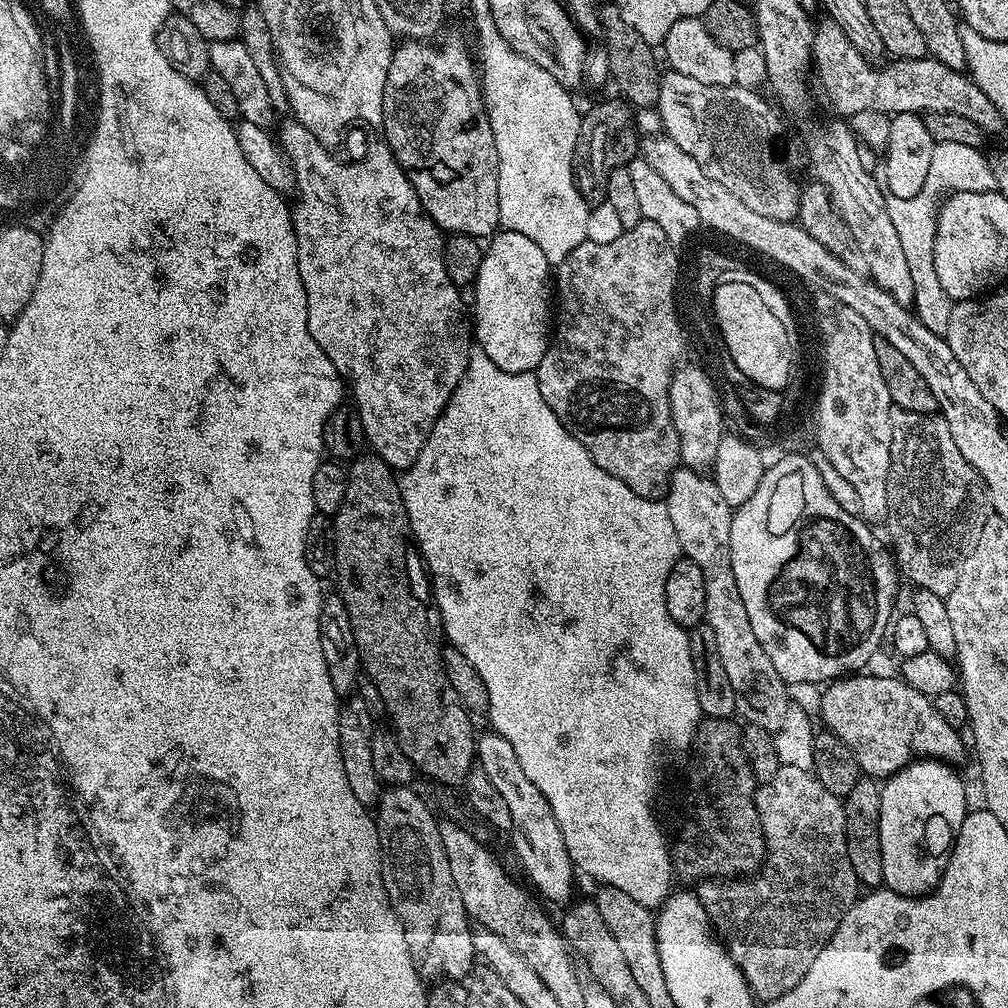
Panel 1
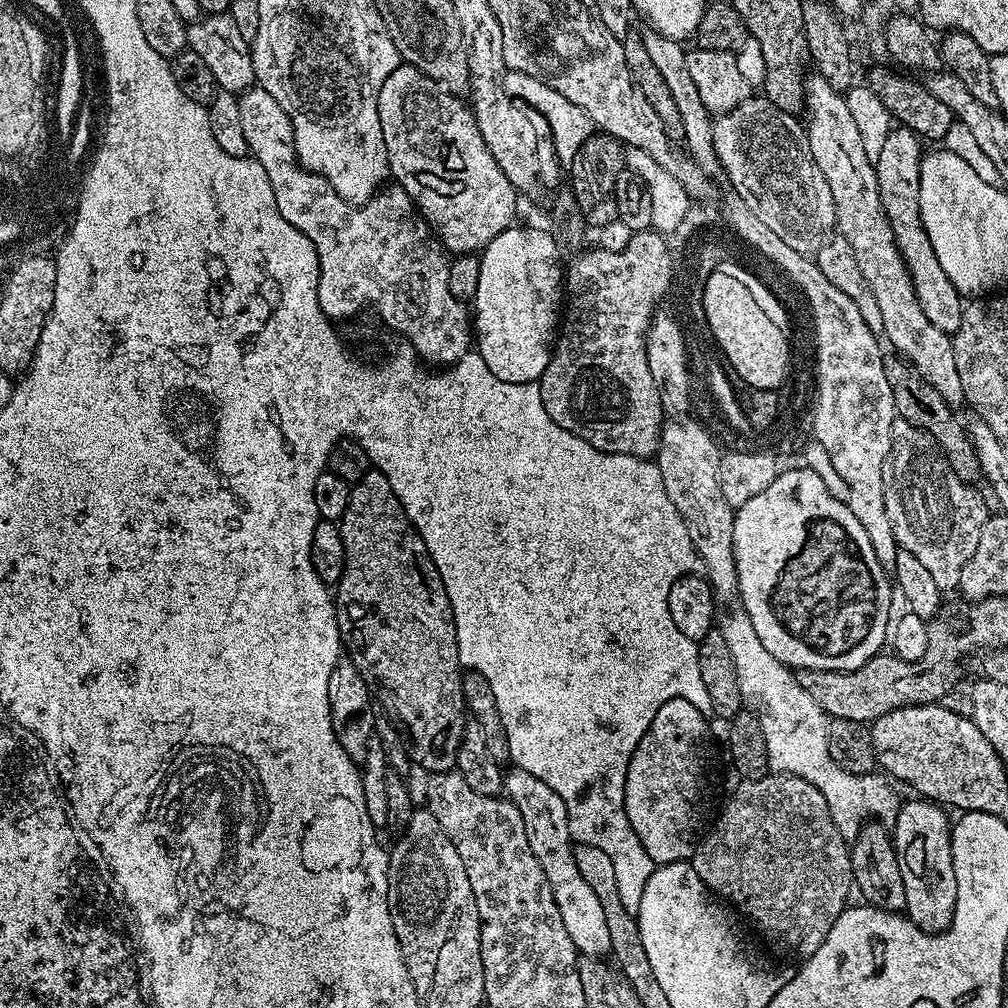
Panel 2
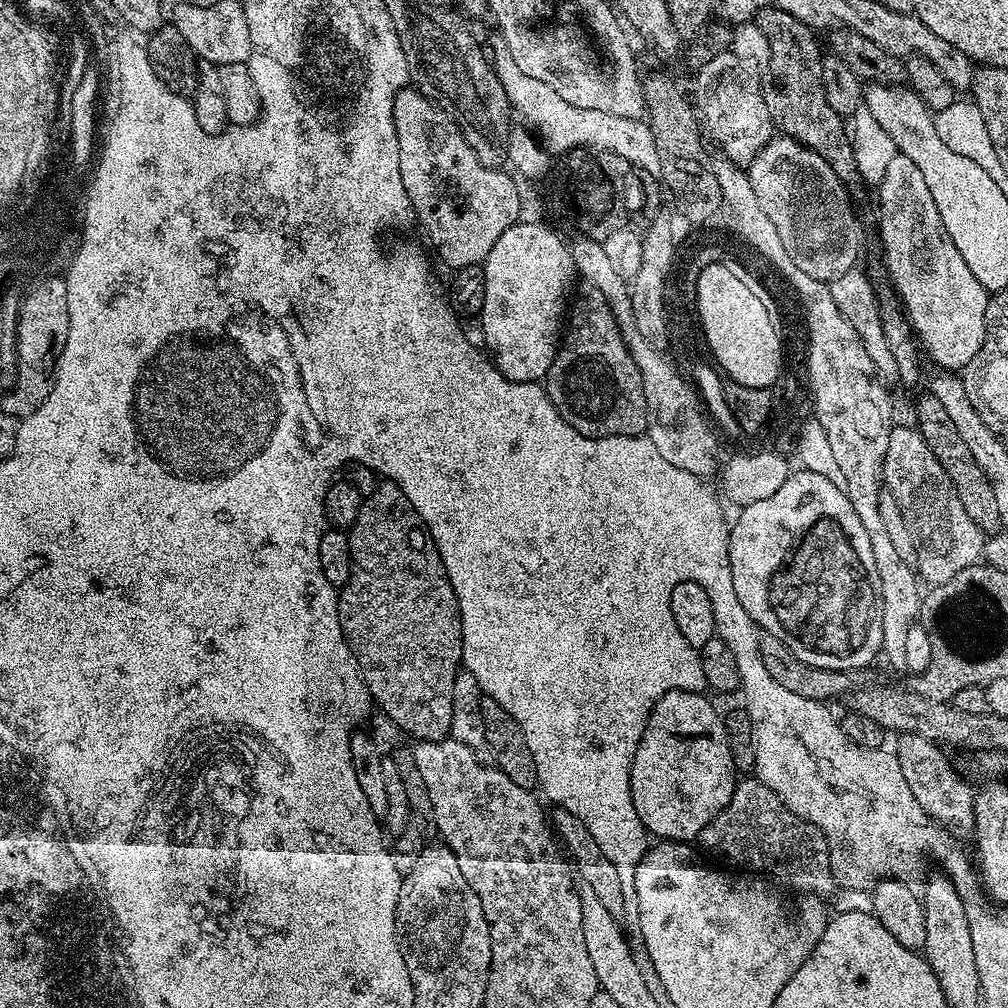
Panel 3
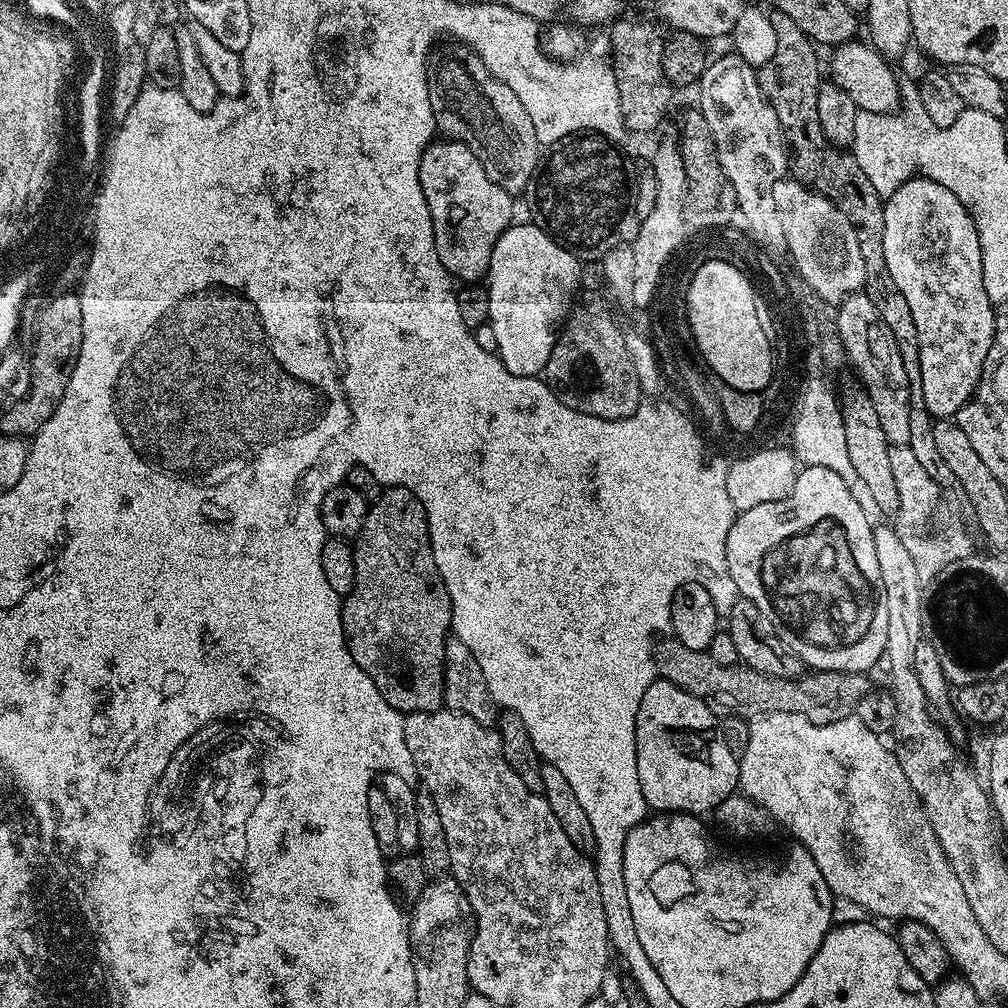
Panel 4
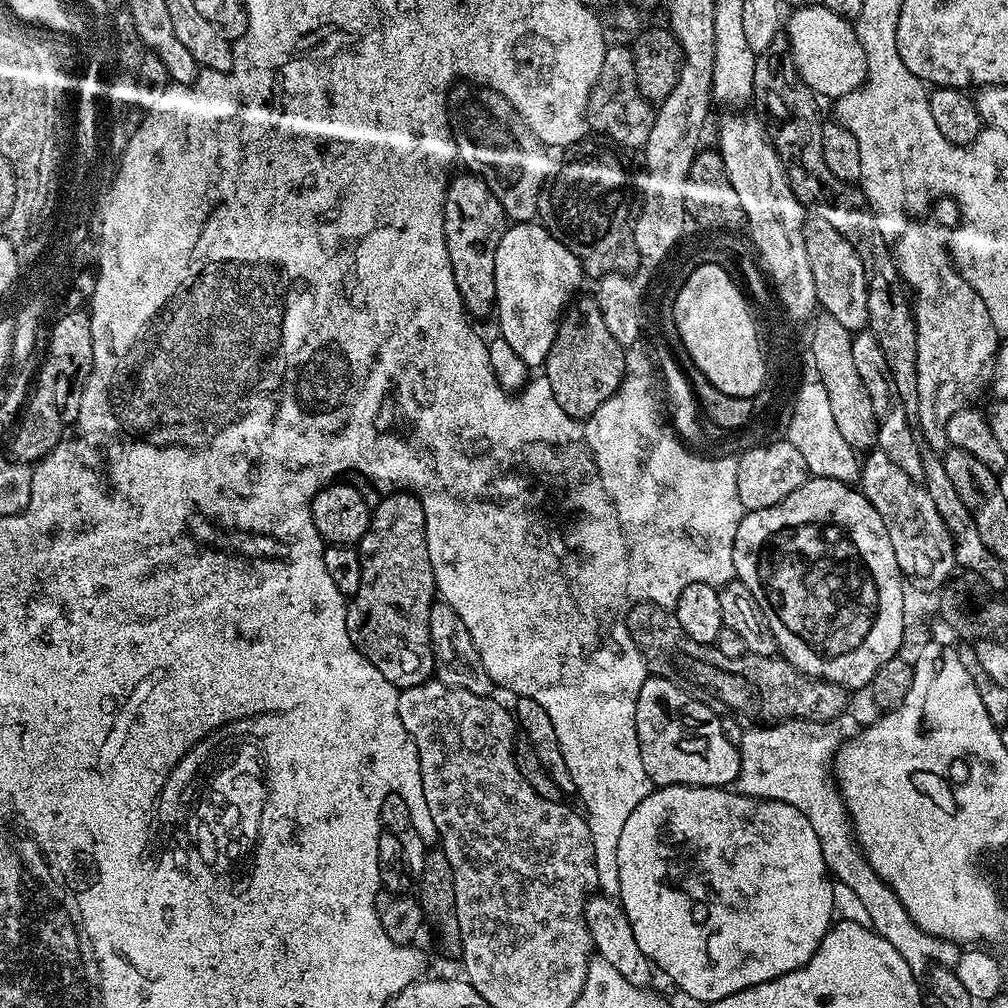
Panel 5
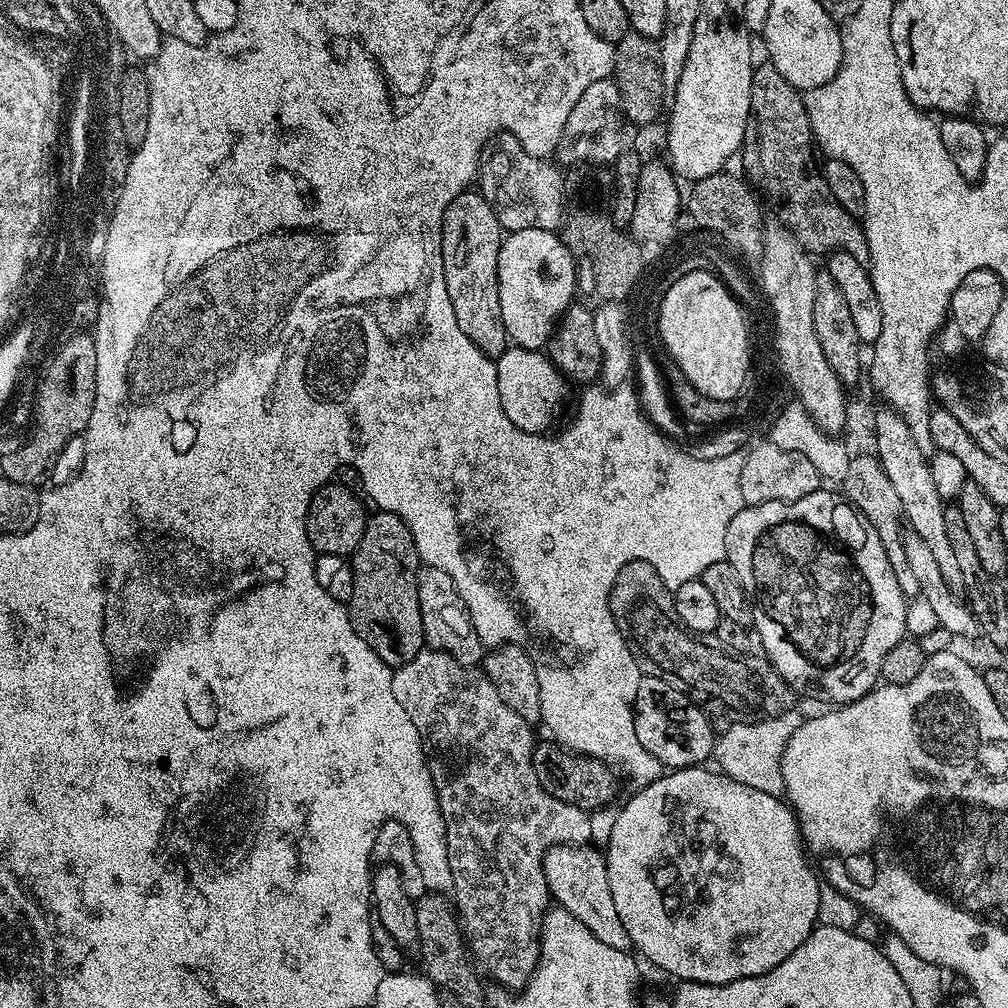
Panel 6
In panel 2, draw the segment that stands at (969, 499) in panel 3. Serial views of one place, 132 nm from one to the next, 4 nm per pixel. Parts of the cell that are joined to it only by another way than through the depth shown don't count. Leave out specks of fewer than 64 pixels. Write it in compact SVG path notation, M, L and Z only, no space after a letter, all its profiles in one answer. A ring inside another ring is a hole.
M899 354L885 355L884 369L886 382L890 382L890 394L894 394L897 417L930 434L944 451L944 457L950 462L950 468L958 474L958 478L975 481L980 476L980 463L972 445L972 437L969 429L960 425L957 413L948 405L946 398L942 398L942 394L938 394L938 390L934 390L934 386L930 386L930 382L926 382L922 374L918 374L915 366Z

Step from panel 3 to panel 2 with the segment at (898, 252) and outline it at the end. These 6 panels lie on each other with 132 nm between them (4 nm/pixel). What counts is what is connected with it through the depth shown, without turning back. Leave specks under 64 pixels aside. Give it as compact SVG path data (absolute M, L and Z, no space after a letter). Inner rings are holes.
M896 126L889 129L885 145L876 159L876 177L878 178L879 197L887 220L894 231L895 244L898 246L903 260L907 262L907 270L914 282L914 292L918 294L918 302L926 318L938 326L938 330L953 334L962 322L965 301L960 292L954 290L954 282L946 278L946 272L940 266L929 235L921 224L921 208L918 206L918 186L920 185L920 159L924 146L919 136L908 128Z

